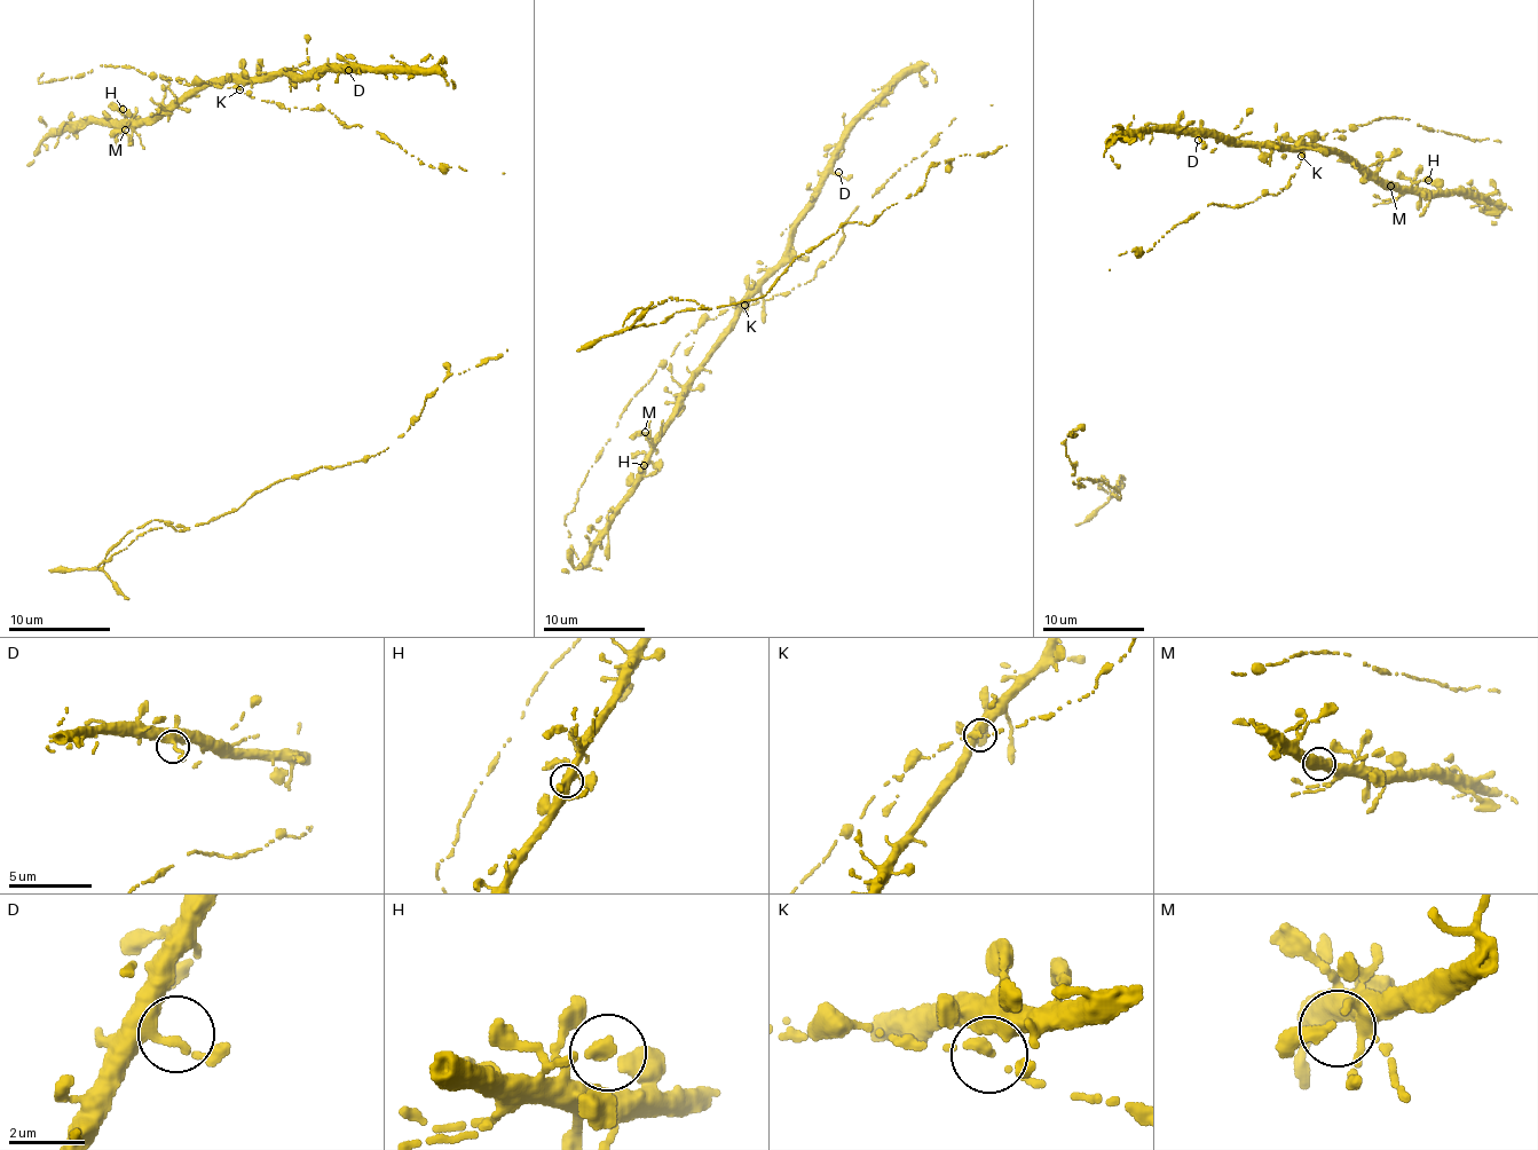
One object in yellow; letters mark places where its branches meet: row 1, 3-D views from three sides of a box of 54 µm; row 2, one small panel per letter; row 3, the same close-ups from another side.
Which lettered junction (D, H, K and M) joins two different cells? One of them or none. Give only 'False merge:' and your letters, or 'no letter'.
False merge: no letter

